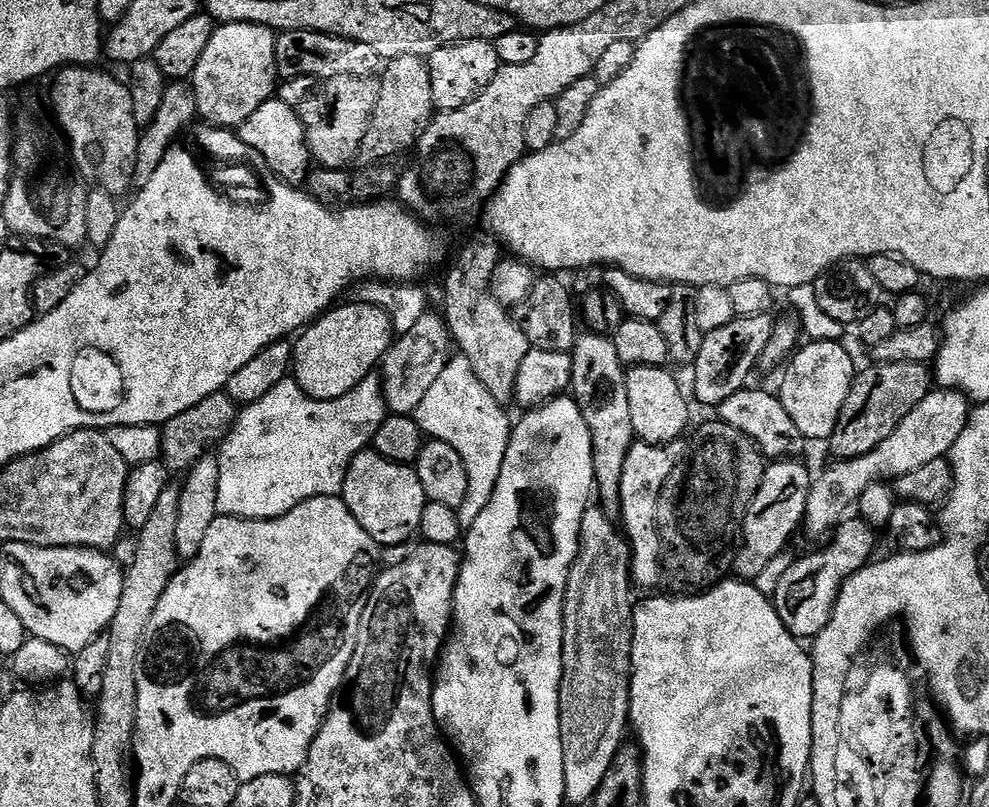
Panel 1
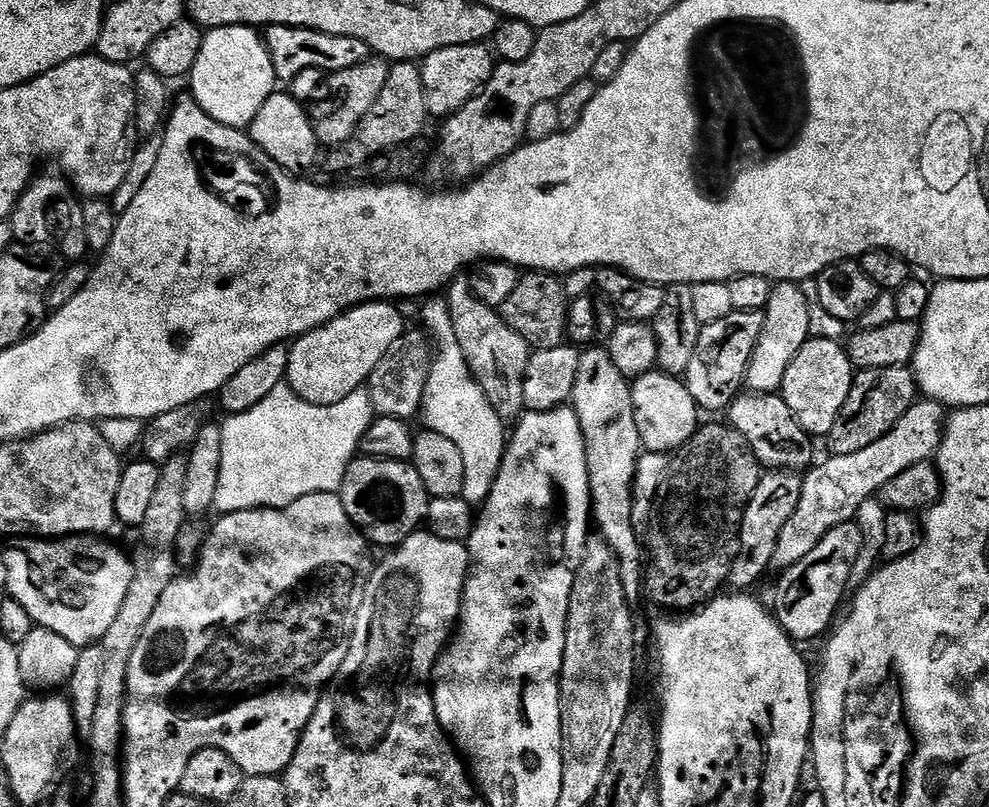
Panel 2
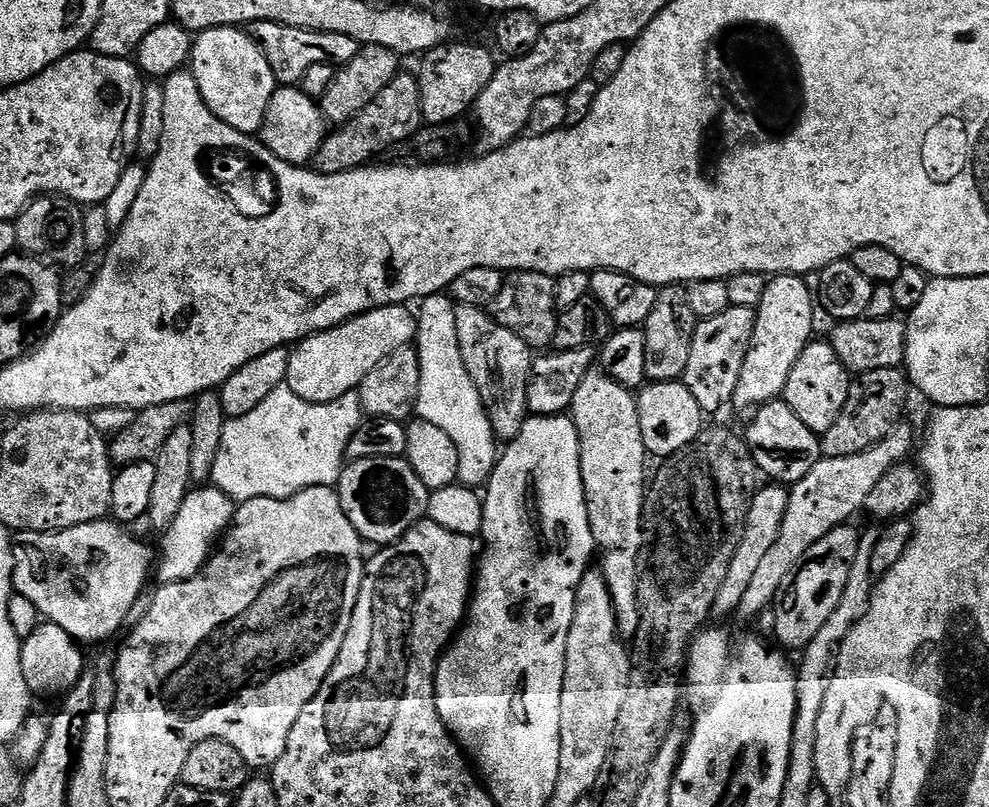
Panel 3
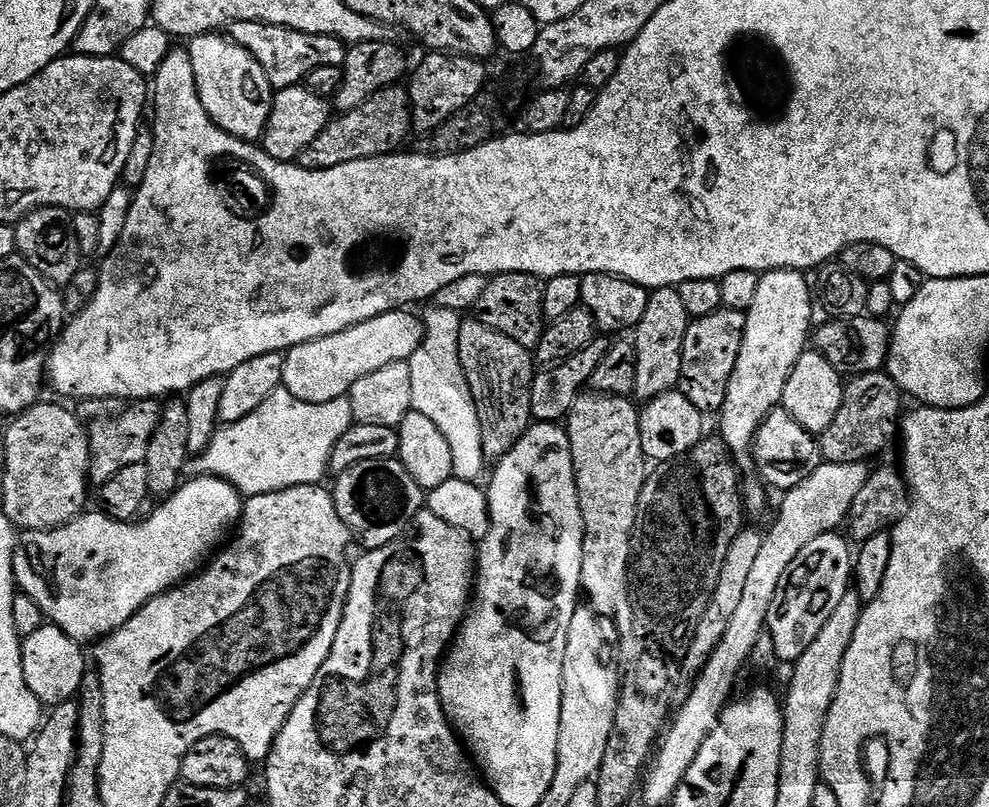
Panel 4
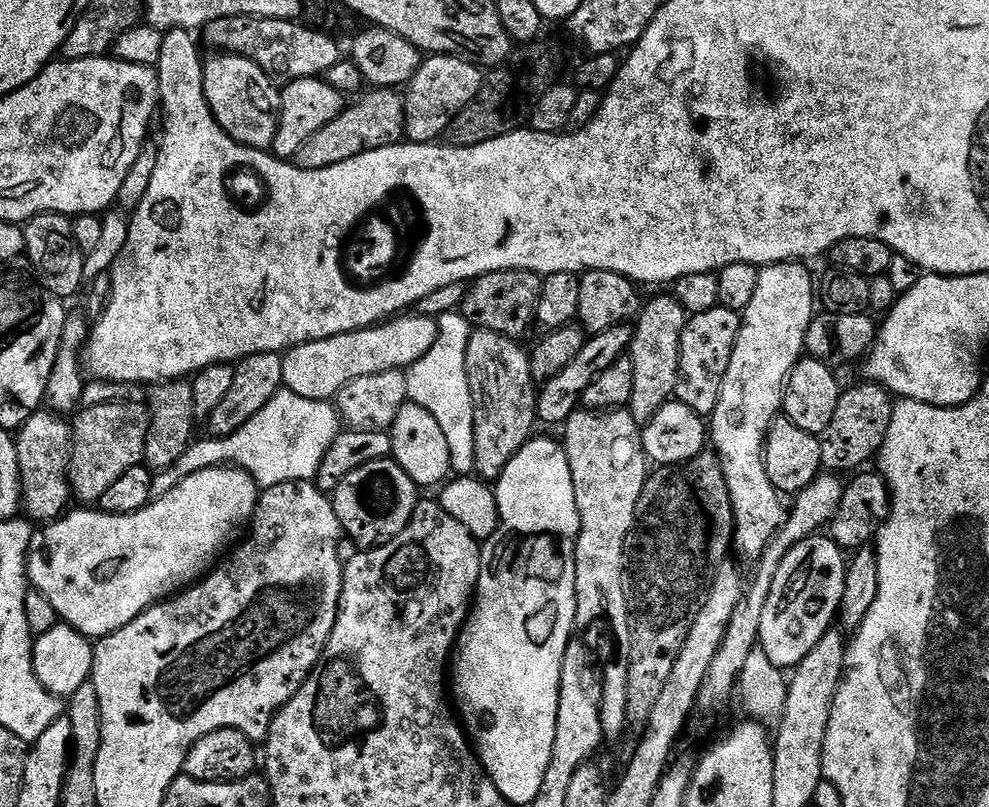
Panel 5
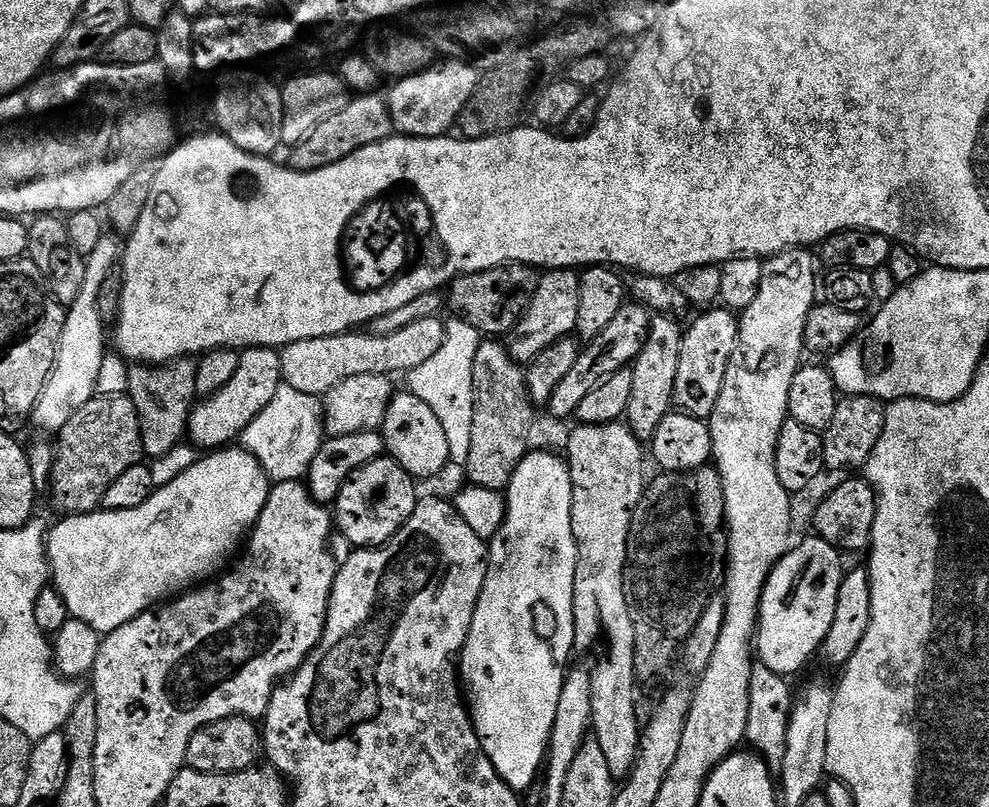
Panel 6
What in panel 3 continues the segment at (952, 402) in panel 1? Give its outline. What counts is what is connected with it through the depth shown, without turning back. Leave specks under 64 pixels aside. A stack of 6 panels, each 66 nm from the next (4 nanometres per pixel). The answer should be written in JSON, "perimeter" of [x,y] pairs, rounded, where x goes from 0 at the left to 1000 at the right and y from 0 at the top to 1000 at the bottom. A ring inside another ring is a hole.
{"perimeter":[[[911,523],[895,545],[888,548],[880,558],[876,558],[872,563],[863,563],[859,568],[831,568],[827,572],[827,577],[823,577],[823,582],[819,582],[819,587],[815,587],[815,592],[811,592],[807,599],[800,601],[797,611],[795,642],[791,642],[791,657],[787,657],[787,667],[783,667],[783,677],[779,677],[779,682],[775,682],[770,698],[764,704],[758,727],[754,730],[754,736],[750,740],[746,760],[747,767],[760,771],[771,758],[778,757],[785,747],[785,739],[789,735],[791,721],[795,721],[795,711],[799,711],[803,706],[803,701],[807,701],[811,686],[815,686],[815,682],[819,682],[819,677],[823,677],[823,672],[835,667],[835,662],[856,651],[860,646],[857,643],[866,633],[871,633],[874,629],[876,617],[880,617],[880,607],[884,607],[884,602],[888,602],[892,587],[900,584],[903,575],[915,574],[921,566],[918,565],[921,560],[923,564],[922,530],[918,523]]]}

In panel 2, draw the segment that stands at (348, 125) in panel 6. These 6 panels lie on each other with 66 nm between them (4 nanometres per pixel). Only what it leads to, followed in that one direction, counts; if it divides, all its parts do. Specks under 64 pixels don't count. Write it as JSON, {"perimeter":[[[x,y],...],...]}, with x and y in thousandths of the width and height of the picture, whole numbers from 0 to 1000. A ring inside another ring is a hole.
{"perimeter":[[[400,77],[395,81],[392,100],[382,116],[382,126],[366,146],[360,165],[342,183],[331,190],[332,208],[336,213],[356,213],[359,208],[375,204],[381,196],[395,190],[397,185],[413,178],[430,167],[429,152],[434,152],[431,131],[431,112],[427,107],[427,92],[417,77]]]}

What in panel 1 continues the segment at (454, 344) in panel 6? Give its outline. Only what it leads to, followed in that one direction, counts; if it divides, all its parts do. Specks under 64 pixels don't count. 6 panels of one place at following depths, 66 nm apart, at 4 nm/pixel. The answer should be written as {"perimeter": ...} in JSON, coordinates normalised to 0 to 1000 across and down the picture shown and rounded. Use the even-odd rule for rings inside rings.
{"perimeter":[[[464,439],[458,440],[451,458],[443,463],[439,478],[431,483],[431,493],[427,493],[421,504],[419,519],[430,542],[459,553],[463,568],[467,568],[467,577],[471,577],[471,622],[463,632],[466,651],[477,649],[479,642],[491,632],[491,622],[499,617],[499,602],[504,602],[504,587],[508,587],[508,572],[520,529],[510,511],[513,511],[511,502],[505,501],[499,488],[483,473],[479,454]]]}

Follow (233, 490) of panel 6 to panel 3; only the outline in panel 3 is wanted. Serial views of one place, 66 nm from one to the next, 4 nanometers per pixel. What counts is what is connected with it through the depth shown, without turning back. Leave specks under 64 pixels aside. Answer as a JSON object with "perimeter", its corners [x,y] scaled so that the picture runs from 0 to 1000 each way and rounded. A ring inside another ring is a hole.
{"perimeter":[[[202,602],[191,608],[176,647],[164,659],[166,670],[162,674],[163,720],[191,719],[193,714],[200,713],[210,695],[212,685],[219,678],[220,665],[230,660],[236,638],[237,622],[228,610],[221,610],[218,603]],[[106,642],[103,644],[96,644],[90,649],[83,652],[75,652],[68,654],[62,659],[17,659],[14,664],[14,678],[12,680],[12,726],[19,737],[30,741],[30,746],[34,746],[34,751],[40,757],[41,765],[48,772],[57,773],[63,778],[82,799],[97,798],[100,793],[105,793],[108,788],[113,788],[121,777],[126,777],[129,762],[135,746],[143,742],[146,729],[146,717],[150,714],[150,708],[154,704],[154,684],[142,669],[137,669],[132,664],[132,658],[126,657],[122,651],[114,647],[112,643]]]}

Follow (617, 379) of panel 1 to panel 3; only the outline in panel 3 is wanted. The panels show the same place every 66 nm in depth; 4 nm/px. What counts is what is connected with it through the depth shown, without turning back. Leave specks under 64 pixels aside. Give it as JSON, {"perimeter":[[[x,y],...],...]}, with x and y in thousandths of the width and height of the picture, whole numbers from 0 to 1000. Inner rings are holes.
{"perimeter":[[[596,458],[588,468],[588,478],[584,478],[584,483],[580,488],[576,514],[584,533],[590,621],[597,642],[599,668],[605,680],[605,694],[607,689],[605,706],[613,716],[613,726],[617,731],[617,741],[623,757],[624,779],[631,786],[634,786],[634,783],[635,786],[642,786],[647,779],[643,696],[647,691],[647,675],[651,672],[649,658],[653,613],[651,574],[656,574],[657,570],[653,553],[649,548],[649,528],[645,528],[643,491],[636,482],[625,478],[611,461]]]}

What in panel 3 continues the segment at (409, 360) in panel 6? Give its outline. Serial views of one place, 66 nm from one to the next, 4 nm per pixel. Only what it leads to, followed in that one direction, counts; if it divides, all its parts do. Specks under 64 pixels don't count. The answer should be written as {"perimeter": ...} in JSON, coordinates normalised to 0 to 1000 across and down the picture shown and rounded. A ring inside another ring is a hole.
{"perimeter":[[[407,377],[398,379],[386,379],[382,384],[374,384],[370,389],[360,392],[357,397],[351,397],[341,406],[335,406],[329,411],[319,411],[298,428],[291,439],[291,470],[289,478],[314,501],[333,501],[339,496],[345,496],[351,486],[360,486],[364,476],[394,439],[398,439],[404,431],[412,431],[421,419],[421,394],[416,380]]]}

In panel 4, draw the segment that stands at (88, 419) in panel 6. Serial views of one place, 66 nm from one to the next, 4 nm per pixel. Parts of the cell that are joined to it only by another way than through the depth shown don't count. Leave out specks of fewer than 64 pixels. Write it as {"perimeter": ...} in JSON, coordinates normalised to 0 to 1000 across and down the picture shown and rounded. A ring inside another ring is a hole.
{"perimeter":[[[161,494],[140,496],[128,502],[126,508],[118,509],[116,515],[109,515],[105,520],[92,522],[89,530],[89,546],[93,559],[91,572],[91,595],[94,601],[103,602],[119,582],[127,582],[127,577],[145,575],[148,558],[152,558],[152,545],[162,527],[164,501]]]}

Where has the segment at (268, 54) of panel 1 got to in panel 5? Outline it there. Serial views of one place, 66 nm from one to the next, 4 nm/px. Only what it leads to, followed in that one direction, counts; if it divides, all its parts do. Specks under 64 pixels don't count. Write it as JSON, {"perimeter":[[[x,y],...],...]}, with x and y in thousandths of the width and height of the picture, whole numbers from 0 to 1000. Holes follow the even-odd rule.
{"perimeter":[[[218,67],[215,68],[215,71],[215,74],[212,74],[212,72],[206,74],[206,123],[209,124],[210,130],[212,131],[212,136],[216,141],[216,146],[224,156],[224,161],[226,162],[226,165],[233,171],[237,171],[243,178],[248,178],[248,181],[250,181],[251,183],[261,183],[264,186],[274,185],[277,166],[283,159],[284,110],[280,108],[274,94],[269,93],[267,88],[265,88],[265,86],[260,82],[260,79],[258,79],[257,77],[253,77],[249,72],[245,72],[244,69],[237,69],[234,67]]]}

